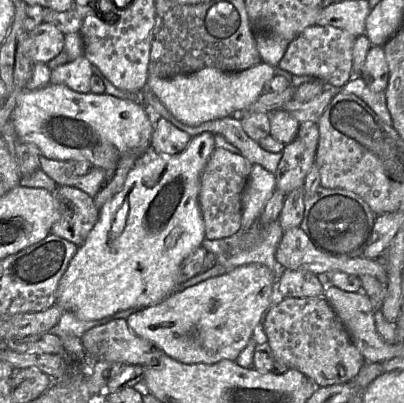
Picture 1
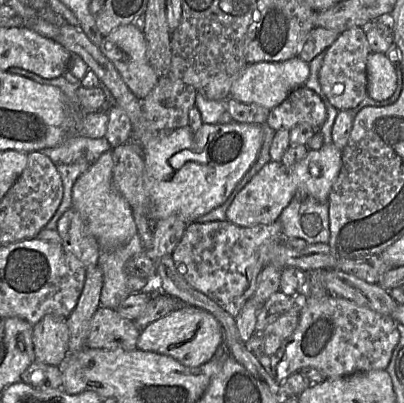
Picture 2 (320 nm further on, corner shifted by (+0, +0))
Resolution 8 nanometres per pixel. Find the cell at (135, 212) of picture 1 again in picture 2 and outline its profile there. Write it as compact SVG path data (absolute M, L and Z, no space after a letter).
M69 23L60 26L59 32L60 34L55 40L72 55L78 55L84 60L89 69L96 74L100 84L105 85L109 90L115 105L123 109L129 117L132 126L131 140L137 143L142 150L142 158L149 179L149 191L156 206L157 221L177 215L189 225L196 222L200 216L222 205L258 157L263 139L261 126L254 123L237 122L203 123L197 131L193 131L188 125L172 130L156 130L143 115L142 101L129 90L115 66L103 55L99 47L94 45L79 27Z

